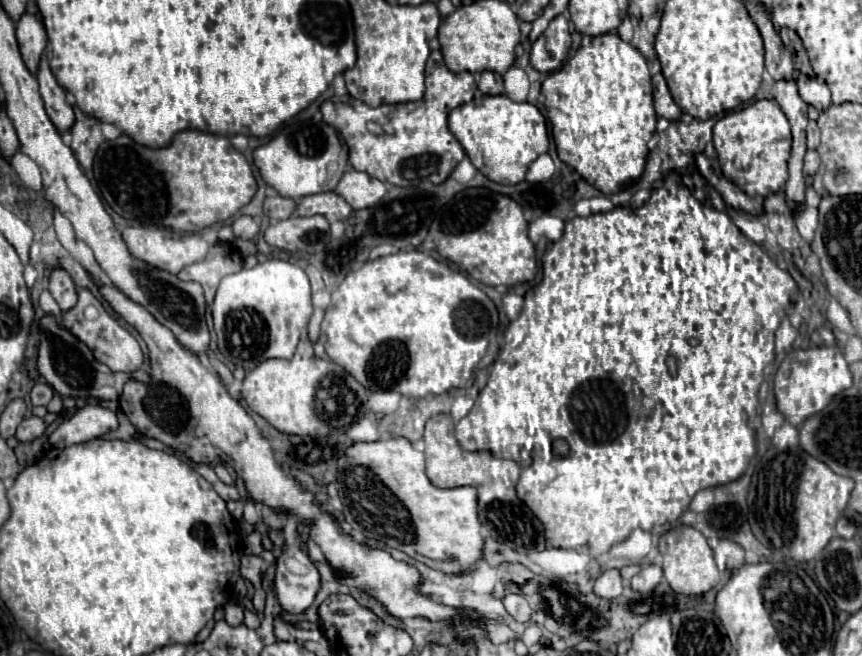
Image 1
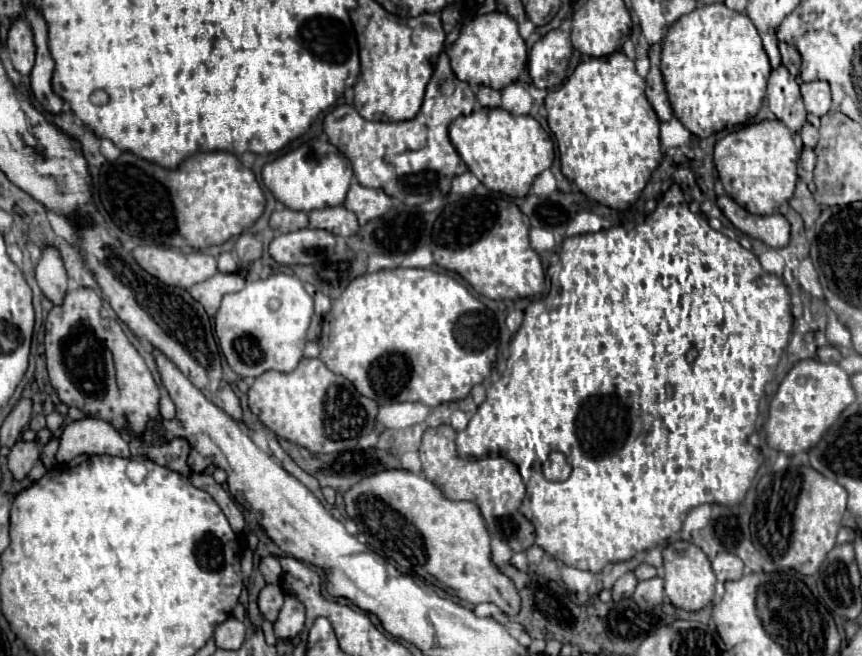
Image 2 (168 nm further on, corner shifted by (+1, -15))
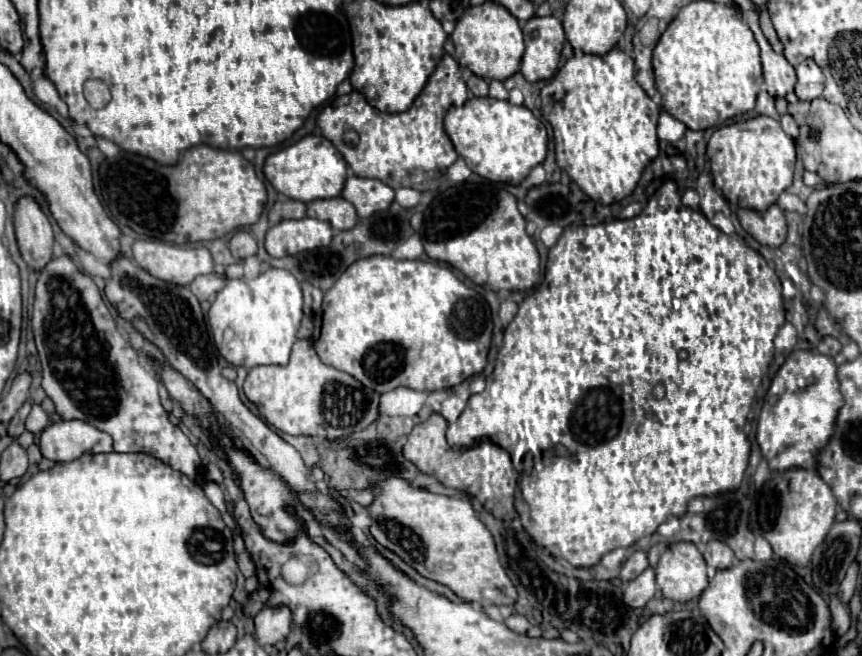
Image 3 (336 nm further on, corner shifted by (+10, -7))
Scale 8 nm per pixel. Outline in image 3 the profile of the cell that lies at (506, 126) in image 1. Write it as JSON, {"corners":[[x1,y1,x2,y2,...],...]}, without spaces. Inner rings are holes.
{"corners":[[474,97,468,99,462,107,448,109,444,129,452,139,458,155,466,161,466,165,480,177,496,183,518,185,536,165,546,159,546,127,524,105,516,107,508,101,492,97]]}

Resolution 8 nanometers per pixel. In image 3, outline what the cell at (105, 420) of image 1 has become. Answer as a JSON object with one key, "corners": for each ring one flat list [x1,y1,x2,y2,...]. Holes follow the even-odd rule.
{"corners":[[58,421,42,431,40,451,50,461,68,463,86,453,110,453,112,437,84,421]]}

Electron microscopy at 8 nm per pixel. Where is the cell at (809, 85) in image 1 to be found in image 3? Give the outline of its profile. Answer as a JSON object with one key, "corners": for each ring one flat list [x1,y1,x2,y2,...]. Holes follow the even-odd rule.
{"corners":[[806,59,800,65,796,65,796,75,798,75,798,83,796,83,794,91,796,91,798,99,812,101,822,95,824,75,814,59]]}

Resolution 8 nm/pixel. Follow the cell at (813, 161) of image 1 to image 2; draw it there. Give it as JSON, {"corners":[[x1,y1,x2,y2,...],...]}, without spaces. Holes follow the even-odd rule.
{"corners":[[803,147,803,153,801,153,801,167,803,167,807,173,813,173,813,169,815,169,815,153,813,153,813,149]]}

